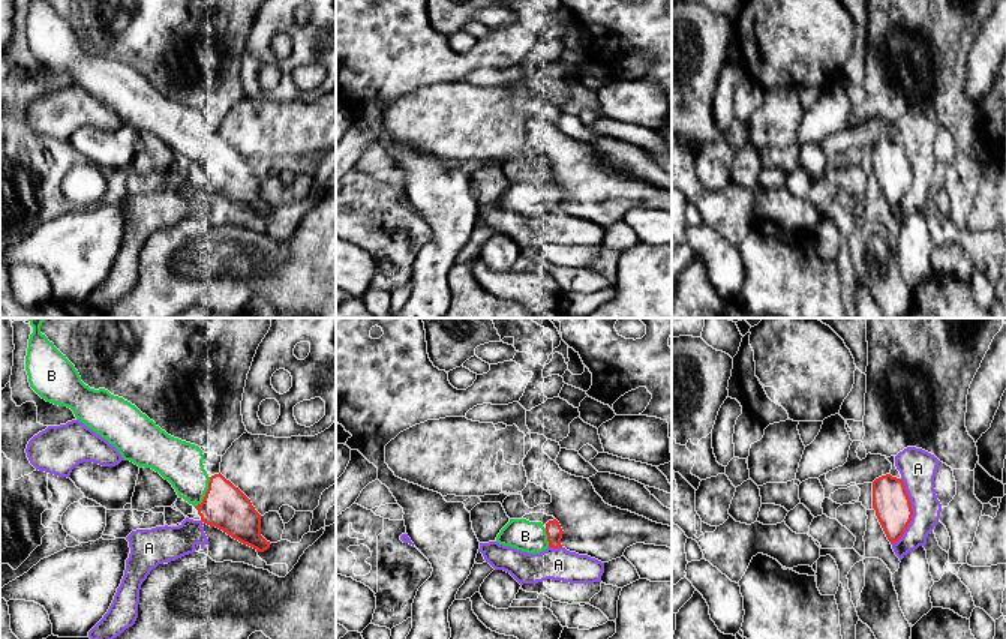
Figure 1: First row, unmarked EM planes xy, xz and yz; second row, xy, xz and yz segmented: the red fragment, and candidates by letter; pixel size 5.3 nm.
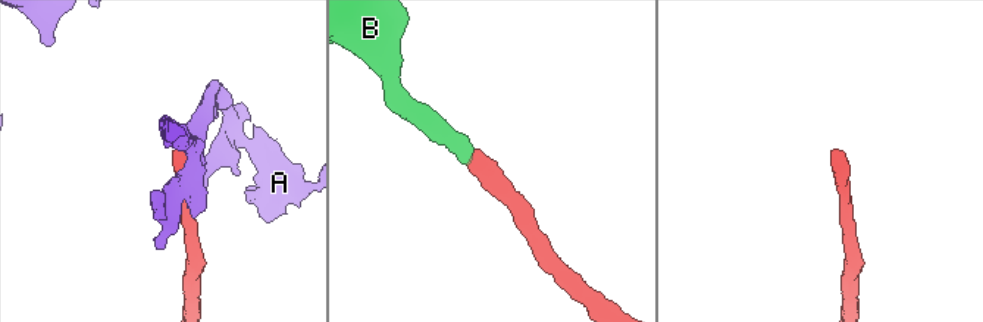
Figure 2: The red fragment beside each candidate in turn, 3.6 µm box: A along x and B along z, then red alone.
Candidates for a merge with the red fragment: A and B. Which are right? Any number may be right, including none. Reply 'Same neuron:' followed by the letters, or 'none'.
Same neuron: B

